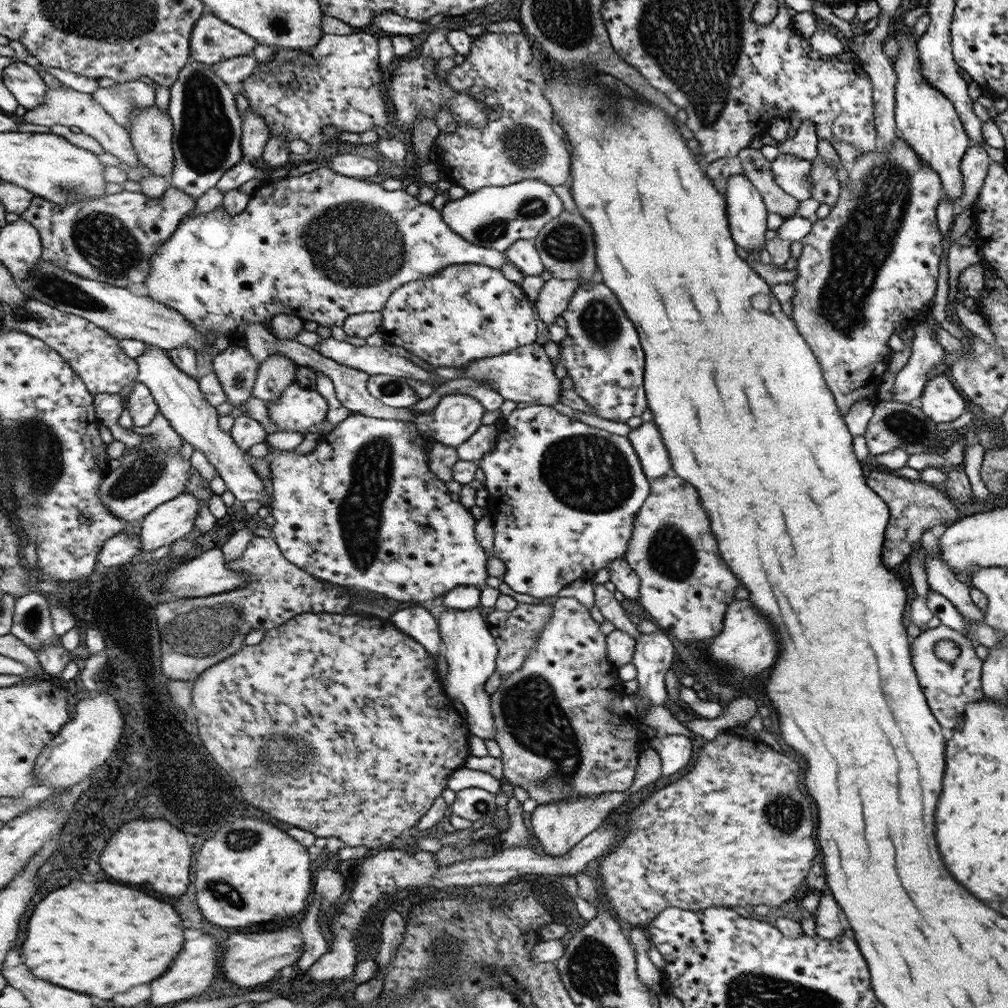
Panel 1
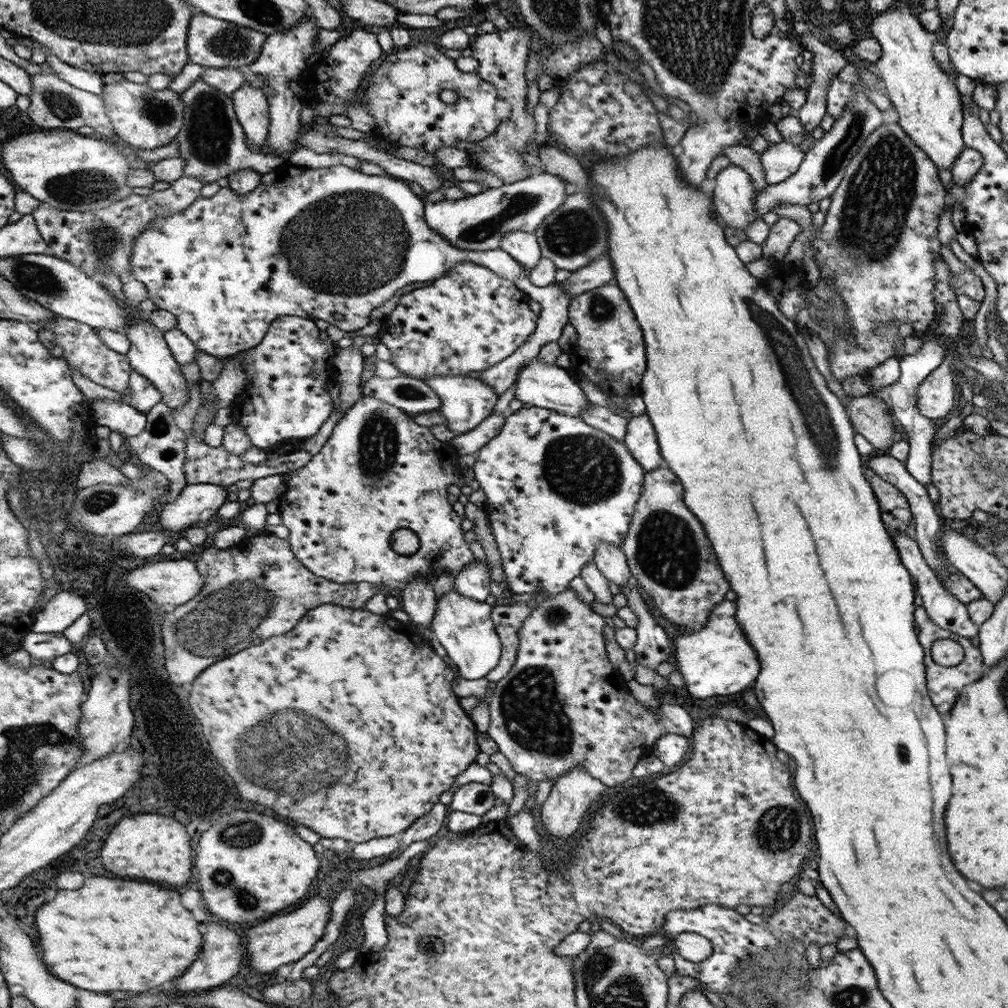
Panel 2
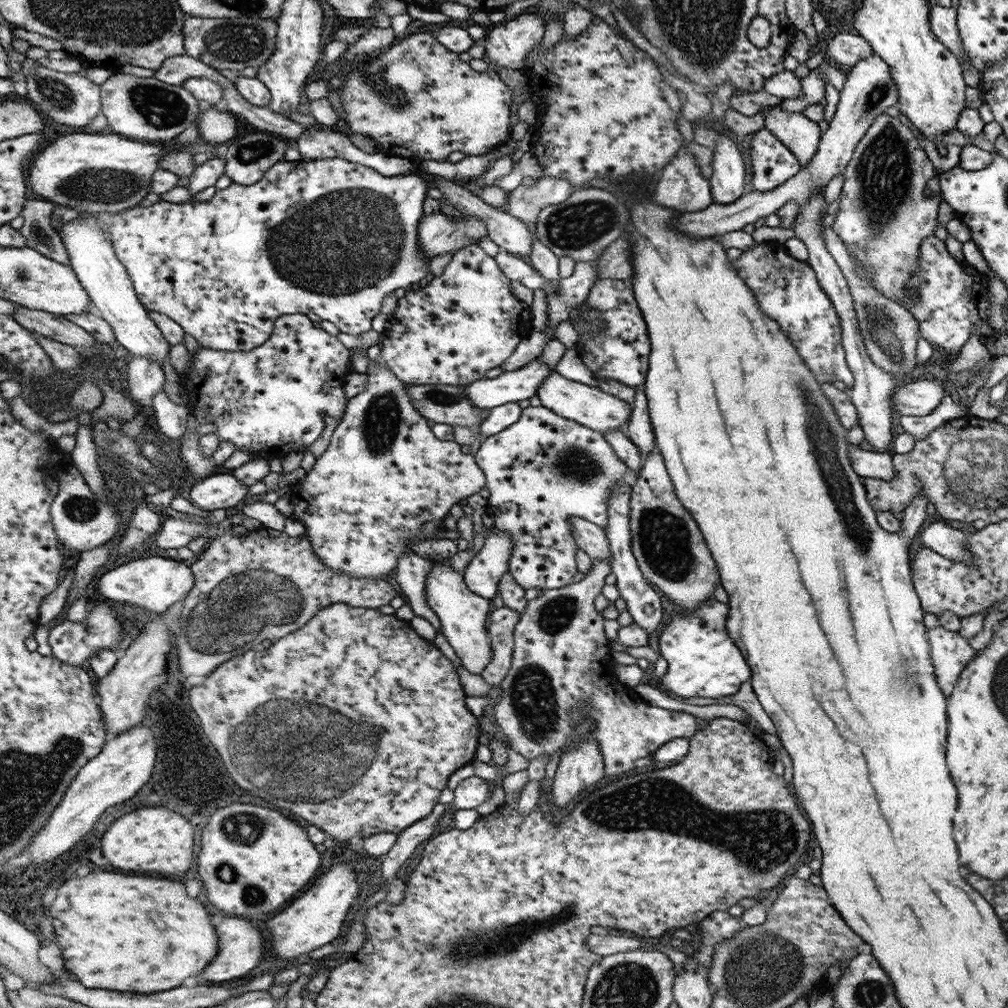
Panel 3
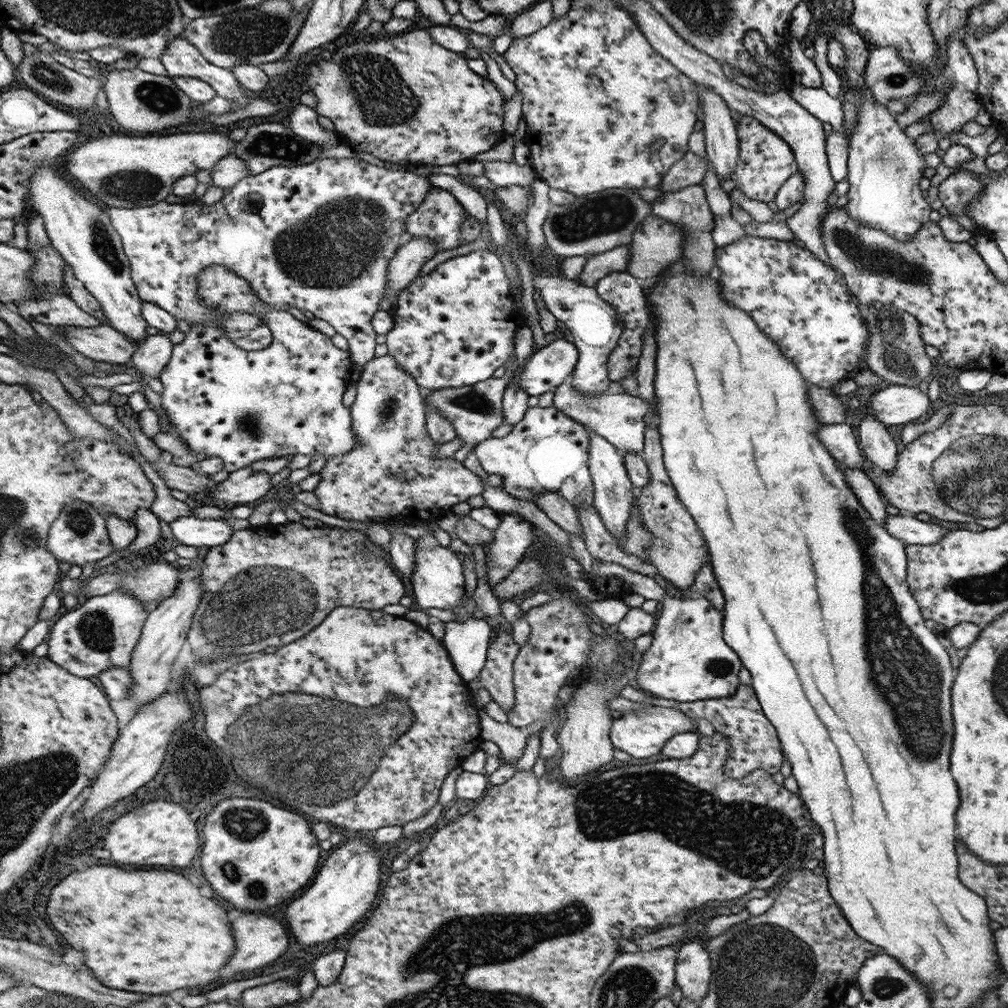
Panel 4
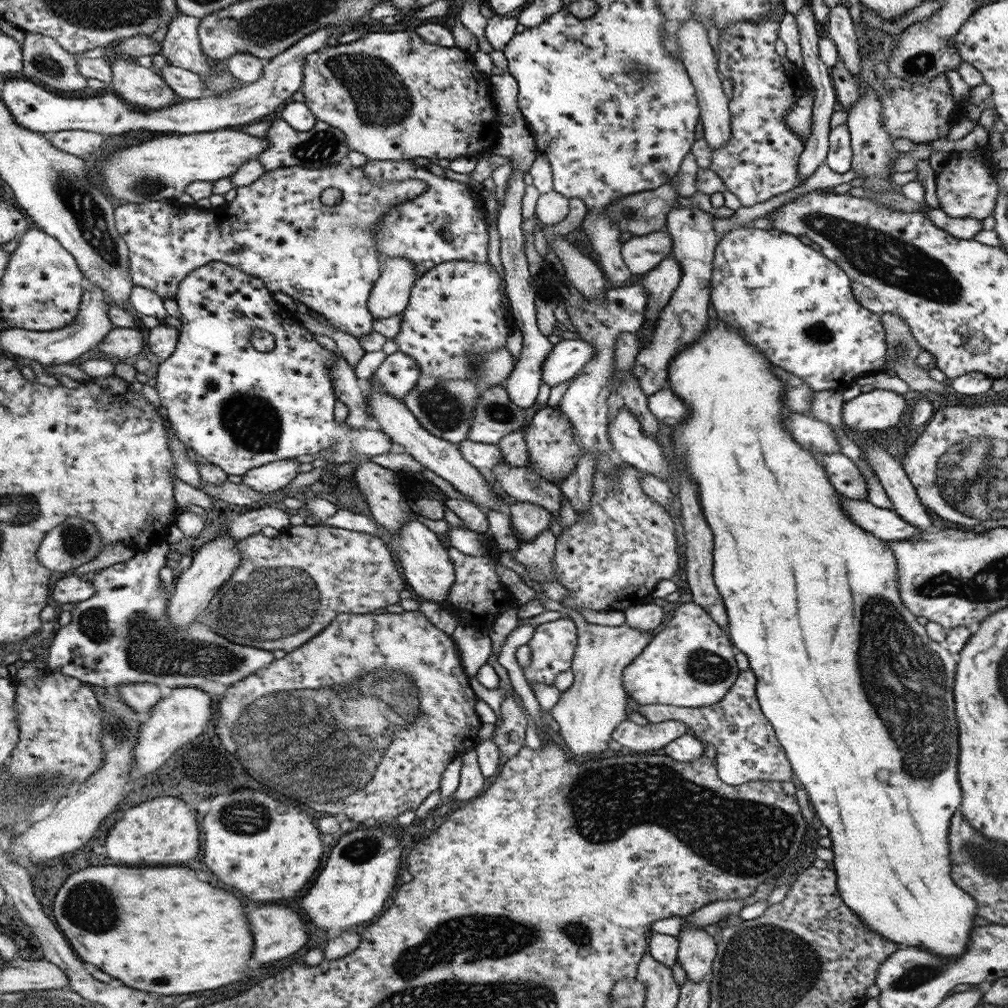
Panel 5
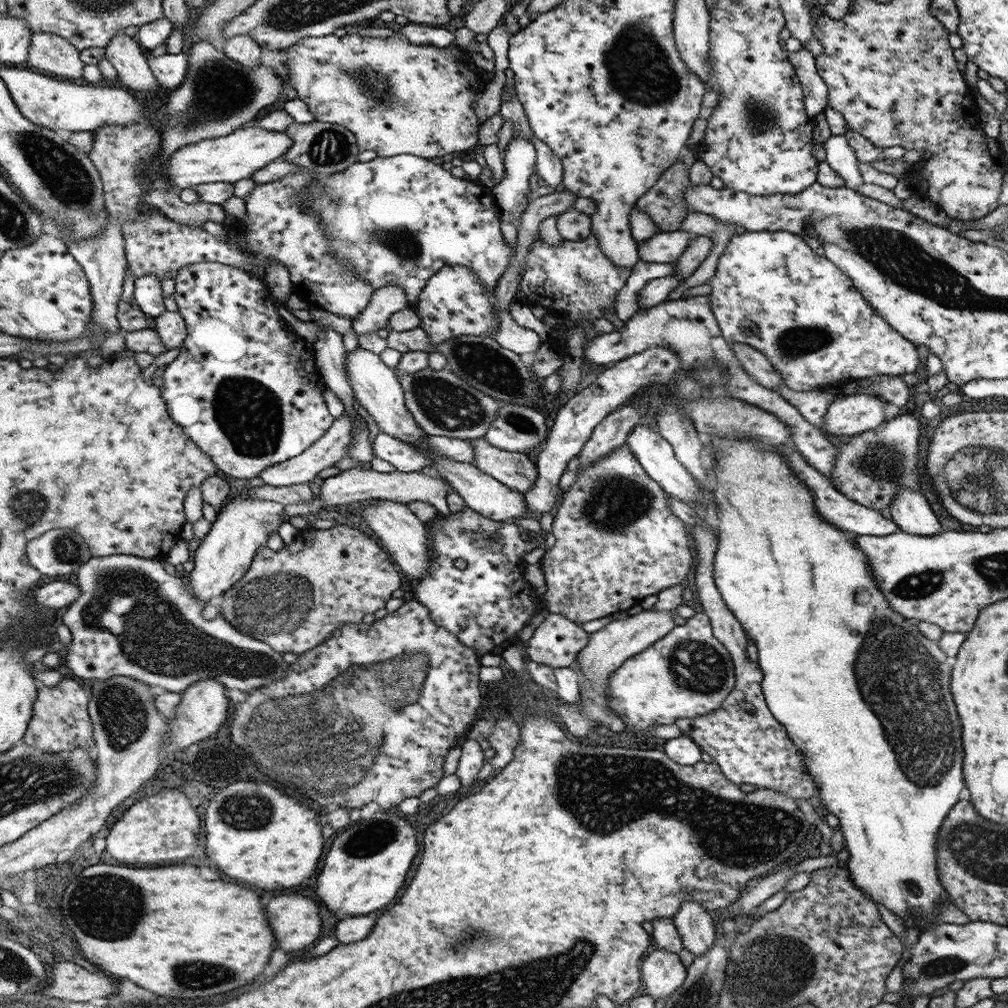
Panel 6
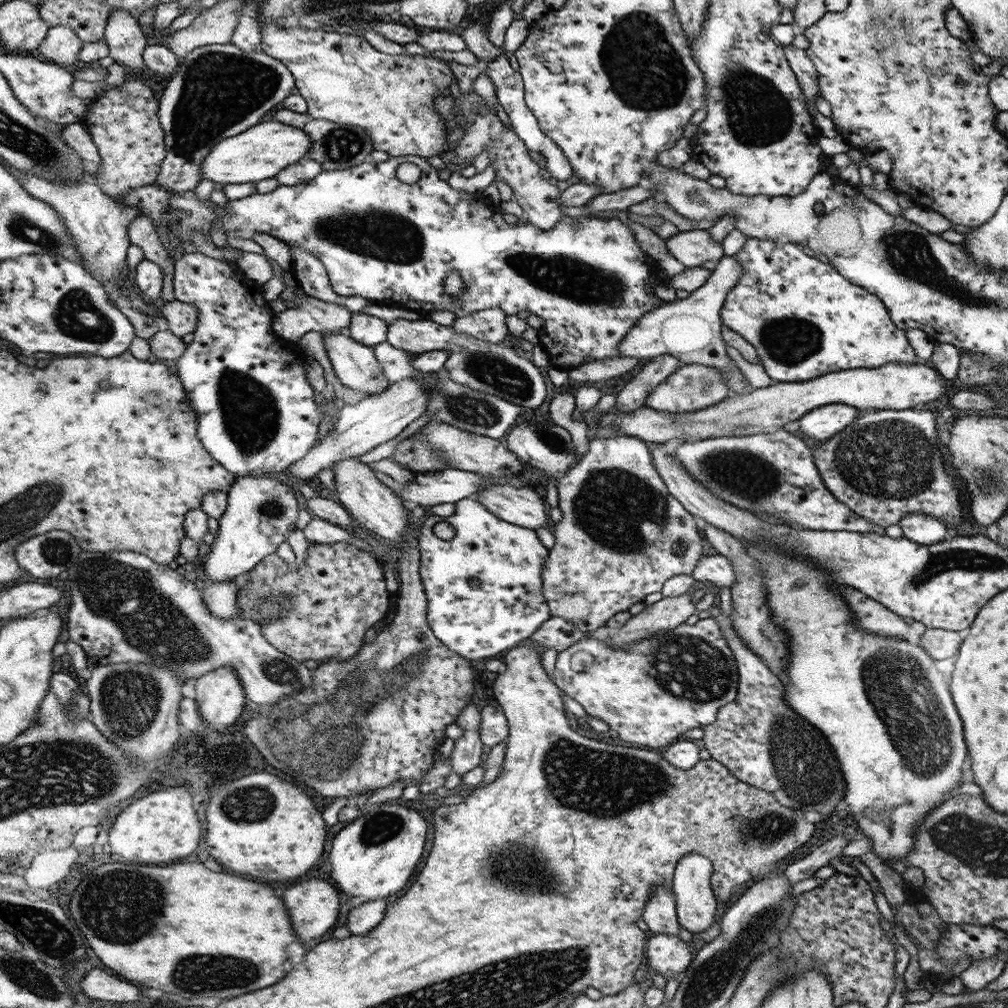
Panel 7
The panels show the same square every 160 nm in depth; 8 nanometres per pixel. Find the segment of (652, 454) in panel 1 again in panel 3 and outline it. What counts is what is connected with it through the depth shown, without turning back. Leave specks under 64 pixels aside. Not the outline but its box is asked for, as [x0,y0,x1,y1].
[628,385,657,456]

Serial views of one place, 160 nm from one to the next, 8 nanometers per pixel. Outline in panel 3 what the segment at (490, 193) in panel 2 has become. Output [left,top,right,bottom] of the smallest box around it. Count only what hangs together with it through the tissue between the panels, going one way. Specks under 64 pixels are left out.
[418,176,576,260]

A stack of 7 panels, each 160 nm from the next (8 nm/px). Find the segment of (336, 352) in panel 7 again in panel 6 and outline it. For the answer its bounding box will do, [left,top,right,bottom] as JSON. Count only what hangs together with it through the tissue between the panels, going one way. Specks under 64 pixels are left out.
[346,347,429,450]

